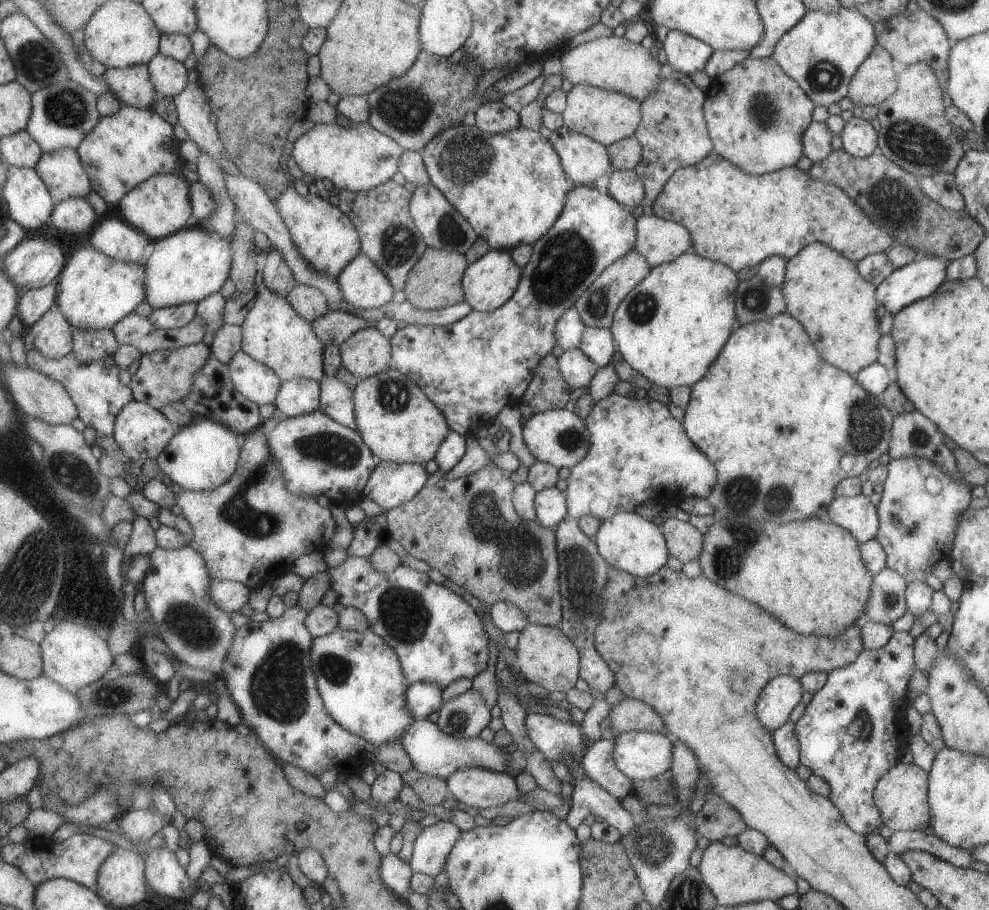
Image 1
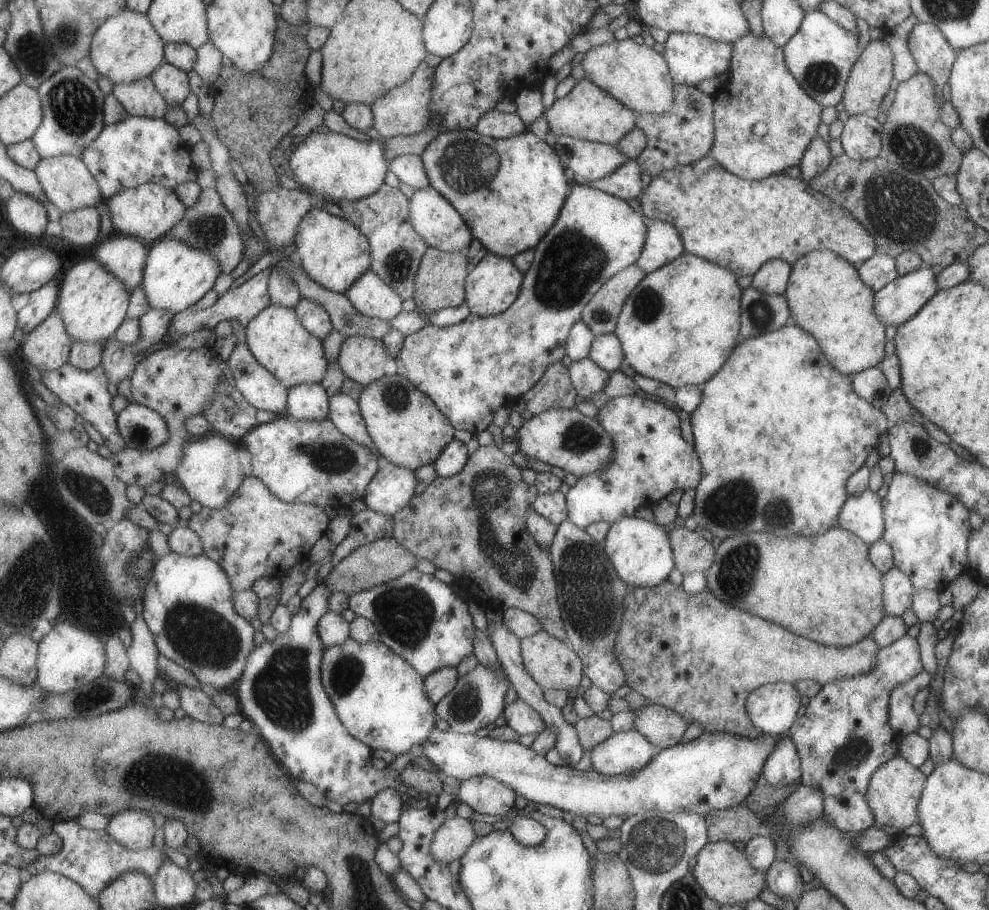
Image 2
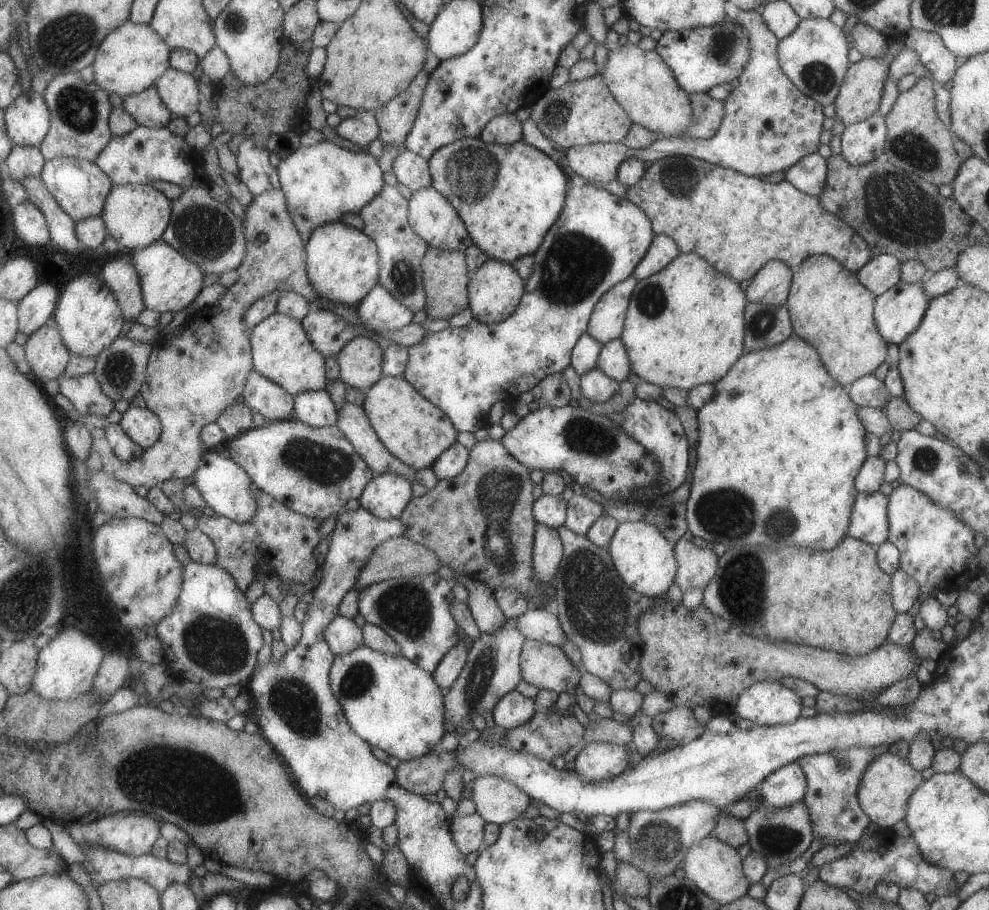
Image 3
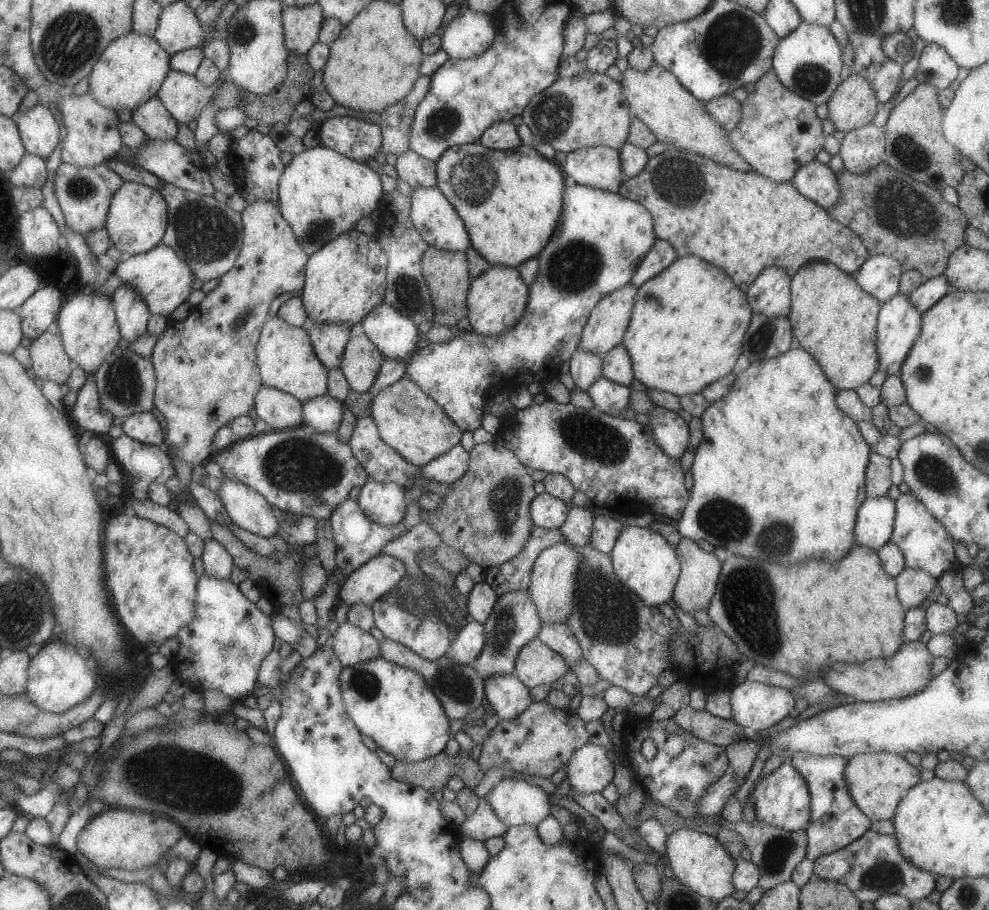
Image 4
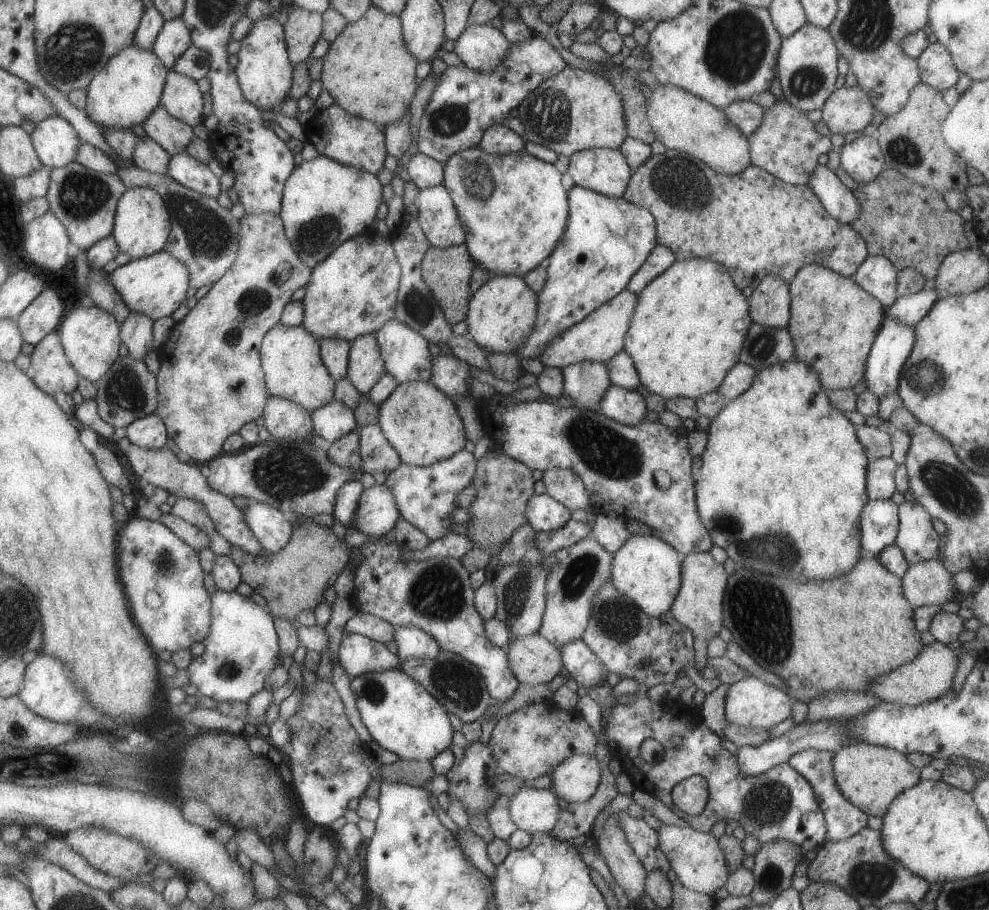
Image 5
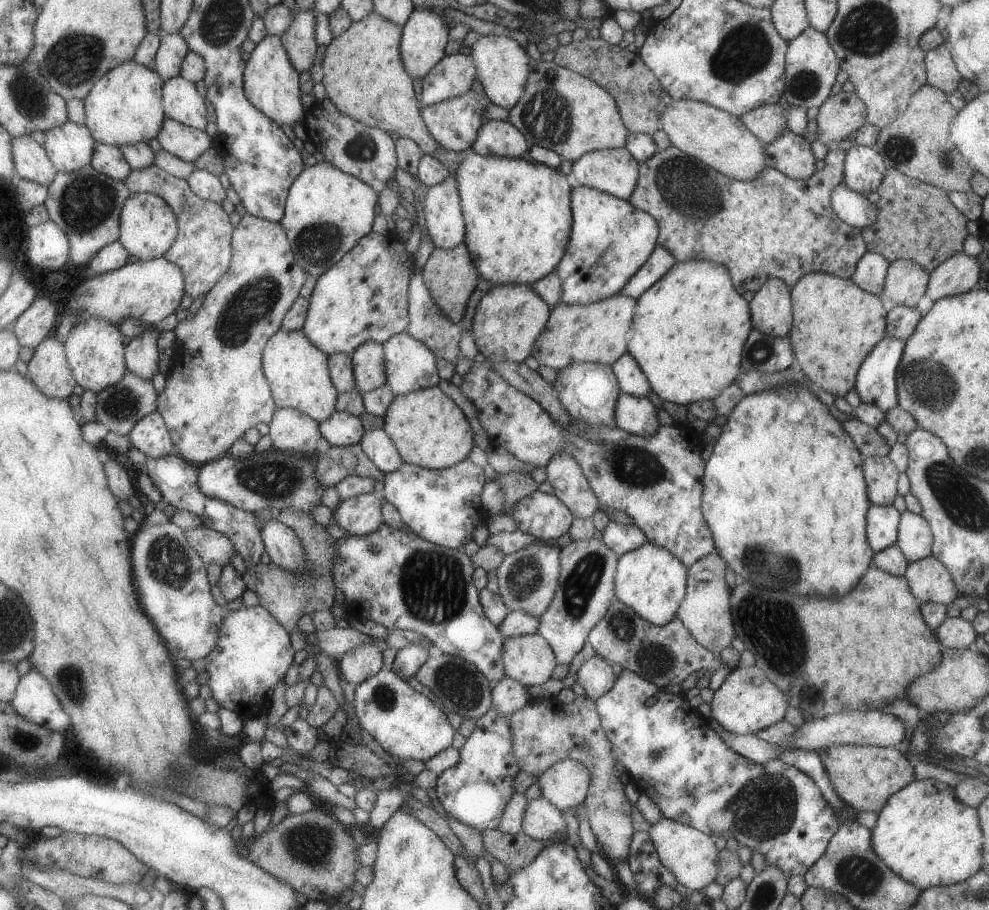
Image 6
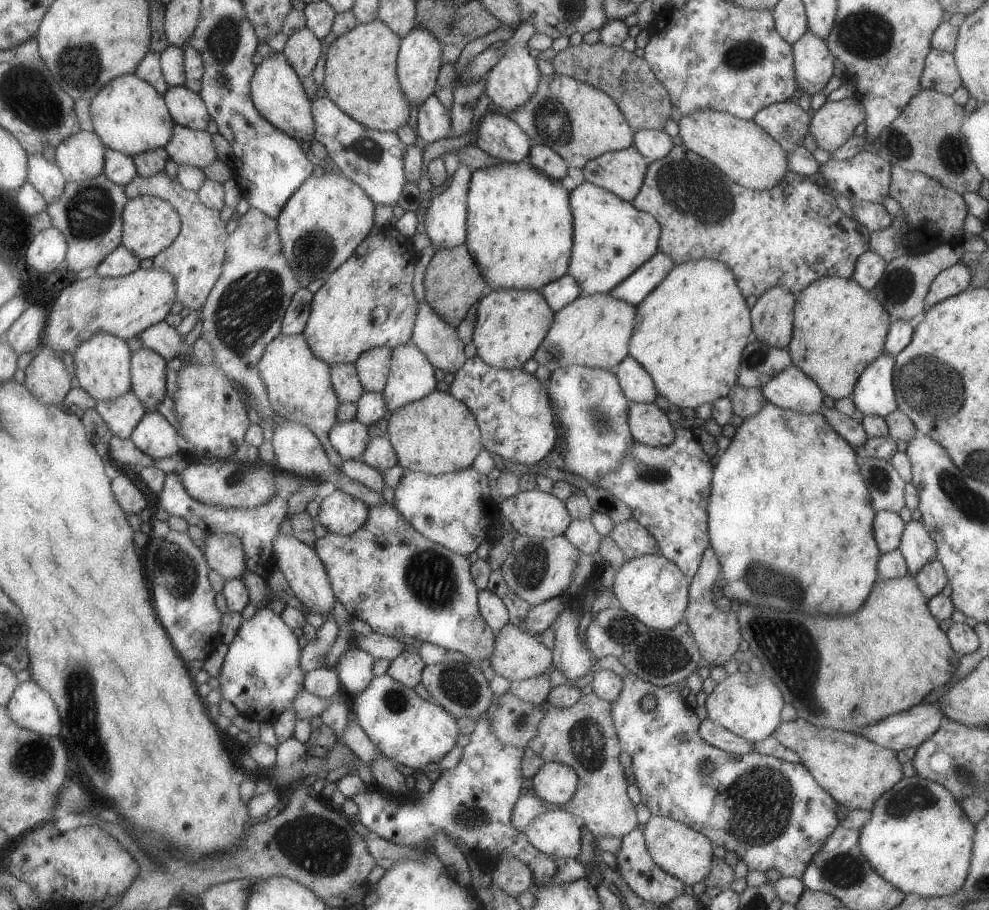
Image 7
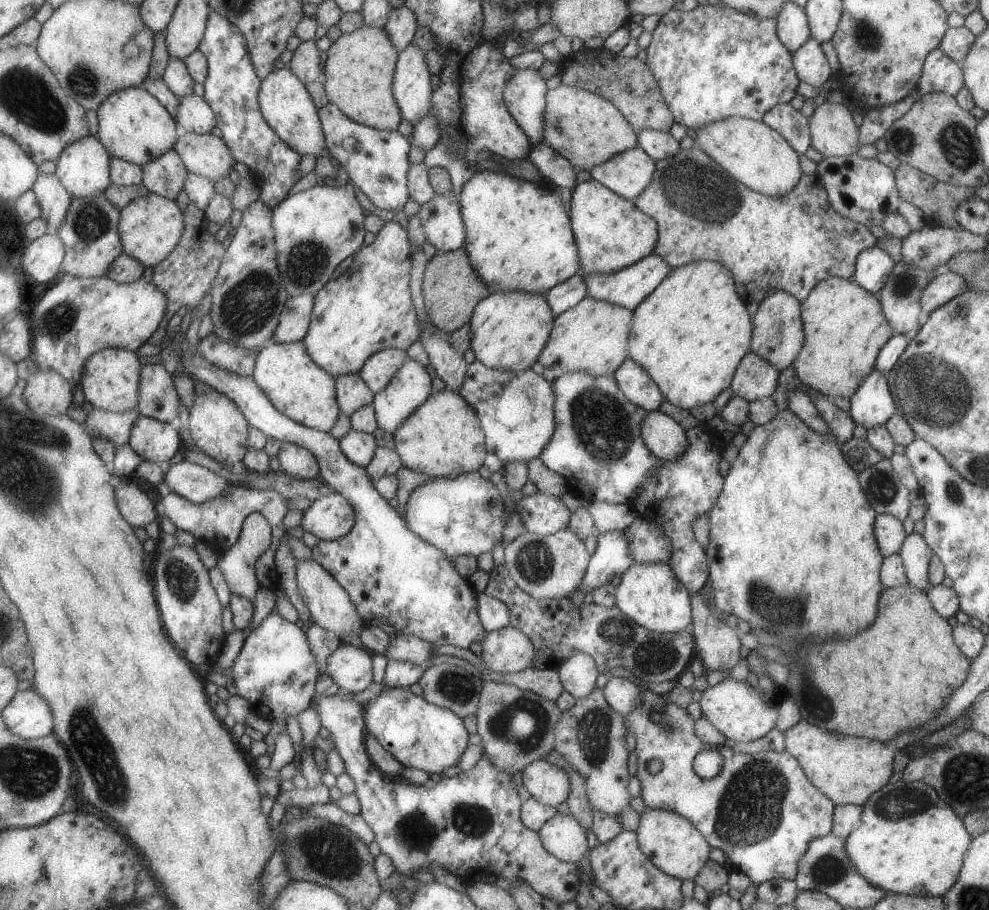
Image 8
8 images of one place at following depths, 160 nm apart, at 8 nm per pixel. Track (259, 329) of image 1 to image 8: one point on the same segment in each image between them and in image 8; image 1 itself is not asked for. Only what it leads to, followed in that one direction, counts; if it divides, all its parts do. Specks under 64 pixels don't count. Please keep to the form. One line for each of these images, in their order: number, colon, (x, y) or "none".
2: (275, 337)
3: (281, 352)
4: (286, 360)
5: (290, 357)
6: (296, 372)
7: (298, 385)
8: (300, 390)

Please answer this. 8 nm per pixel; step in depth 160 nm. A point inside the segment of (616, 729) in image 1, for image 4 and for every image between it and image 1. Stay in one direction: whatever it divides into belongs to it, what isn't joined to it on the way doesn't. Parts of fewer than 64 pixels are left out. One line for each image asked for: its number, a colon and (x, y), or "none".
2: (662, 727)
3: (678, 725)
4: (716, 731)

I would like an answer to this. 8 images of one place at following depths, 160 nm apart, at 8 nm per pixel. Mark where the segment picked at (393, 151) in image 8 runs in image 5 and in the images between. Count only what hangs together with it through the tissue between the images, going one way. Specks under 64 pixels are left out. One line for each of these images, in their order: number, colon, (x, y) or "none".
5: (347, 139)
6: (366, 153)
7: (373, 160)

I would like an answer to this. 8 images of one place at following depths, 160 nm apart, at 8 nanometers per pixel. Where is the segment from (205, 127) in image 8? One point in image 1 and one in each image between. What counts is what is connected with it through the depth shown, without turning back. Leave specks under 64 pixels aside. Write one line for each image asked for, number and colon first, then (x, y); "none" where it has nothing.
1: (168, 76)
2: (172, 84)
3: (177, 90)
4: (183, 96)
5: (180, 97)
6: (181, 102)
7: (186, 109)

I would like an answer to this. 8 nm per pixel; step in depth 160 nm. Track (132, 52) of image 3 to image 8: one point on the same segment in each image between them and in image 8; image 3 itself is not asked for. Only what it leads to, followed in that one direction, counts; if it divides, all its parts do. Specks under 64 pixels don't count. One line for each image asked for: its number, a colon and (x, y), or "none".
4: (131, 69)
5: (125, 92)
6: (125, 107)
7: (129, 116)
8: (132, 125)

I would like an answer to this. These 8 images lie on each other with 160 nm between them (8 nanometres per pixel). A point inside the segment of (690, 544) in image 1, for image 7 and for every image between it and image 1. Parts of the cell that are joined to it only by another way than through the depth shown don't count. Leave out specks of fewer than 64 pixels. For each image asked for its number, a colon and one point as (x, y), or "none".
2: (691, 553)
3: (695, 566)
4: (699, 570)
5: (698, 604)
6: (704, 611)
7: (716, 633)

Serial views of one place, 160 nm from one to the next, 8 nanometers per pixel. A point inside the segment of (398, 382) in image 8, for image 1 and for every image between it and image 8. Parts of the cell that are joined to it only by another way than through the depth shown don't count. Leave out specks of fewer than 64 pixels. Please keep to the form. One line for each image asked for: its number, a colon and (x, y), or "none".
1: (361, 284)
2: (373, 299)
3: (379, 312)
4: (395, 335)
5: (405, 354)
6: (409, 365)
7: (410, 377)

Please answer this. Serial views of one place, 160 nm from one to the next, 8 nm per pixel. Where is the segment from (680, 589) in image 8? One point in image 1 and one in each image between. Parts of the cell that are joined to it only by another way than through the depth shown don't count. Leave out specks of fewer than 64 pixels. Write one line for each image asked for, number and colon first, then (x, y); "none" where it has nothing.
1: (627, 542)
2: (639, 550)
3: (644, 559)
4: (642, 560)
5: (646, 570)
6: (650, 580)
7: (649, 587)

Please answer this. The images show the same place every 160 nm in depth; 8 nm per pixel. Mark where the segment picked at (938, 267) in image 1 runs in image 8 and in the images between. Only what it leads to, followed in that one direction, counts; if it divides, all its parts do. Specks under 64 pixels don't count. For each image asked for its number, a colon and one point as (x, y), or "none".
2: (900, 299)
3: (897, 312)
4: (898, 324)
5: (892, 344)
6: (875, 384)
7: (873, 394)
8: (871, 405)

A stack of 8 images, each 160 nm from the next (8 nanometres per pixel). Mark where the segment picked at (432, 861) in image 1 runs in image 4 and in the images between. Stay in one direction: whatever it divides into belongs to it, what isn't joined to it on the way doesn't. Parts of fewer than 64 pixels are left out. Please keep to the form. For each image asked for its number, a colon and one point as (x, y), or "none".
2: (451, 840)
3: (466, 830)
4: (483, 824)

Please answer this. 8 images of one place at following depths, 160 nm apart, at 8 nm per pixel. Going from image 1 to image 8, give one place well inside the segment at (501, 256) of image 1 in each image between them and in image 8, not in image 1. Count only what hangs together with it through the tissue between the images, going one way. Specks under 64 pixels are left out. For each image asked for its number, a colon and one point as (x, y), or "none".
2: (492, 284)
3: (494, 290)
4: (495, 300)
5: (501, 314)
6: (508, 318)
7: (510, 324)
8: (508, 329)

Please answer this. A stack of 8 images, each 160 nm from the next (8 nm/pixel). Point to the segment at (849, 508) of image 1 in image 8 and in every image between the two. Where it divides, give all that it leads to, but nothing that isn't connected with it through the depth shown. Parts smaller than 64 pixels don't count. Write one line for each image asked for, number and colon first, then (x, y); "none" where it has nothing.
2: (861, 514)
3: (868, 520)
4: (874, 521)
5: (878, 527)
6: (881, 521)
7: (887, 526)
8: (888, 531)

